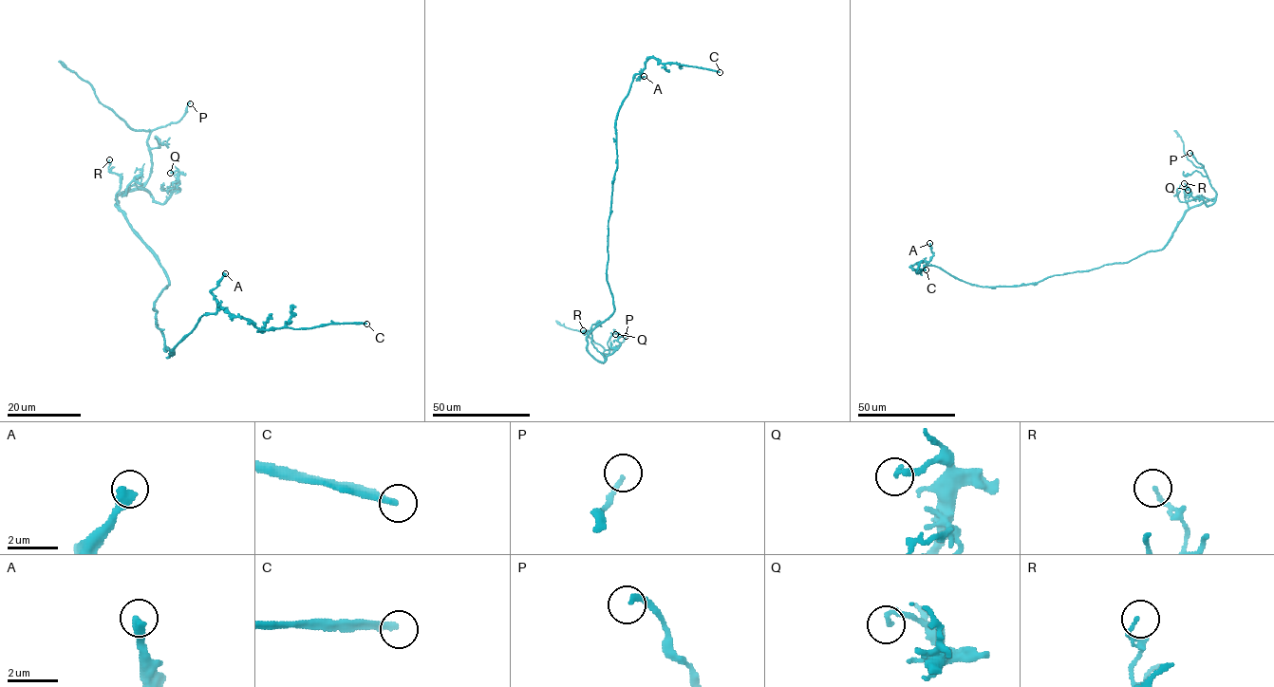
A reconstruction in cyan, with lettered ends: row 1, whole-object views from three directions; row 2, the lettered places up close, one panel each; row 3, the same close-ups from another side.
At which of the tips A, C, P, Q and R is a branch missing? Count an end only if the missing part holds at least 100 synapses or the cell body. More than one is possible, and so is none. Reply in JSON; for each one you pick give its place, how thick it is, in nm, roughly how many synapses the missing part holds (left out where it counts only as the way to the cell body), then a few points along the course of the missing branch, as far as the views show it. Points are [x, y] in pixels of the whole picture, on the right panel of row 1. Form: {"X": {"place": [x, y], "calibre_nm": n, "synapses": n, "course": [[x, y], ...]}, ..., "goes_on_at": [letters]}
{"A": {"place": [929, 243], "calibre_nm": 400, "synapses": 200, "course": [[929, 243], [944, 209], [994, 153], [1002, 141], [1002, 136], [1007, 132], [1009, 135]]}, "C": {"place": [926, 269], "calibre_nm": 280, "synapses": 120, "course": [[926, 269], [938, 278], [946, 265], [955, 266], [955, 252]]}, "goes_on_at": ["A", "C"]}

